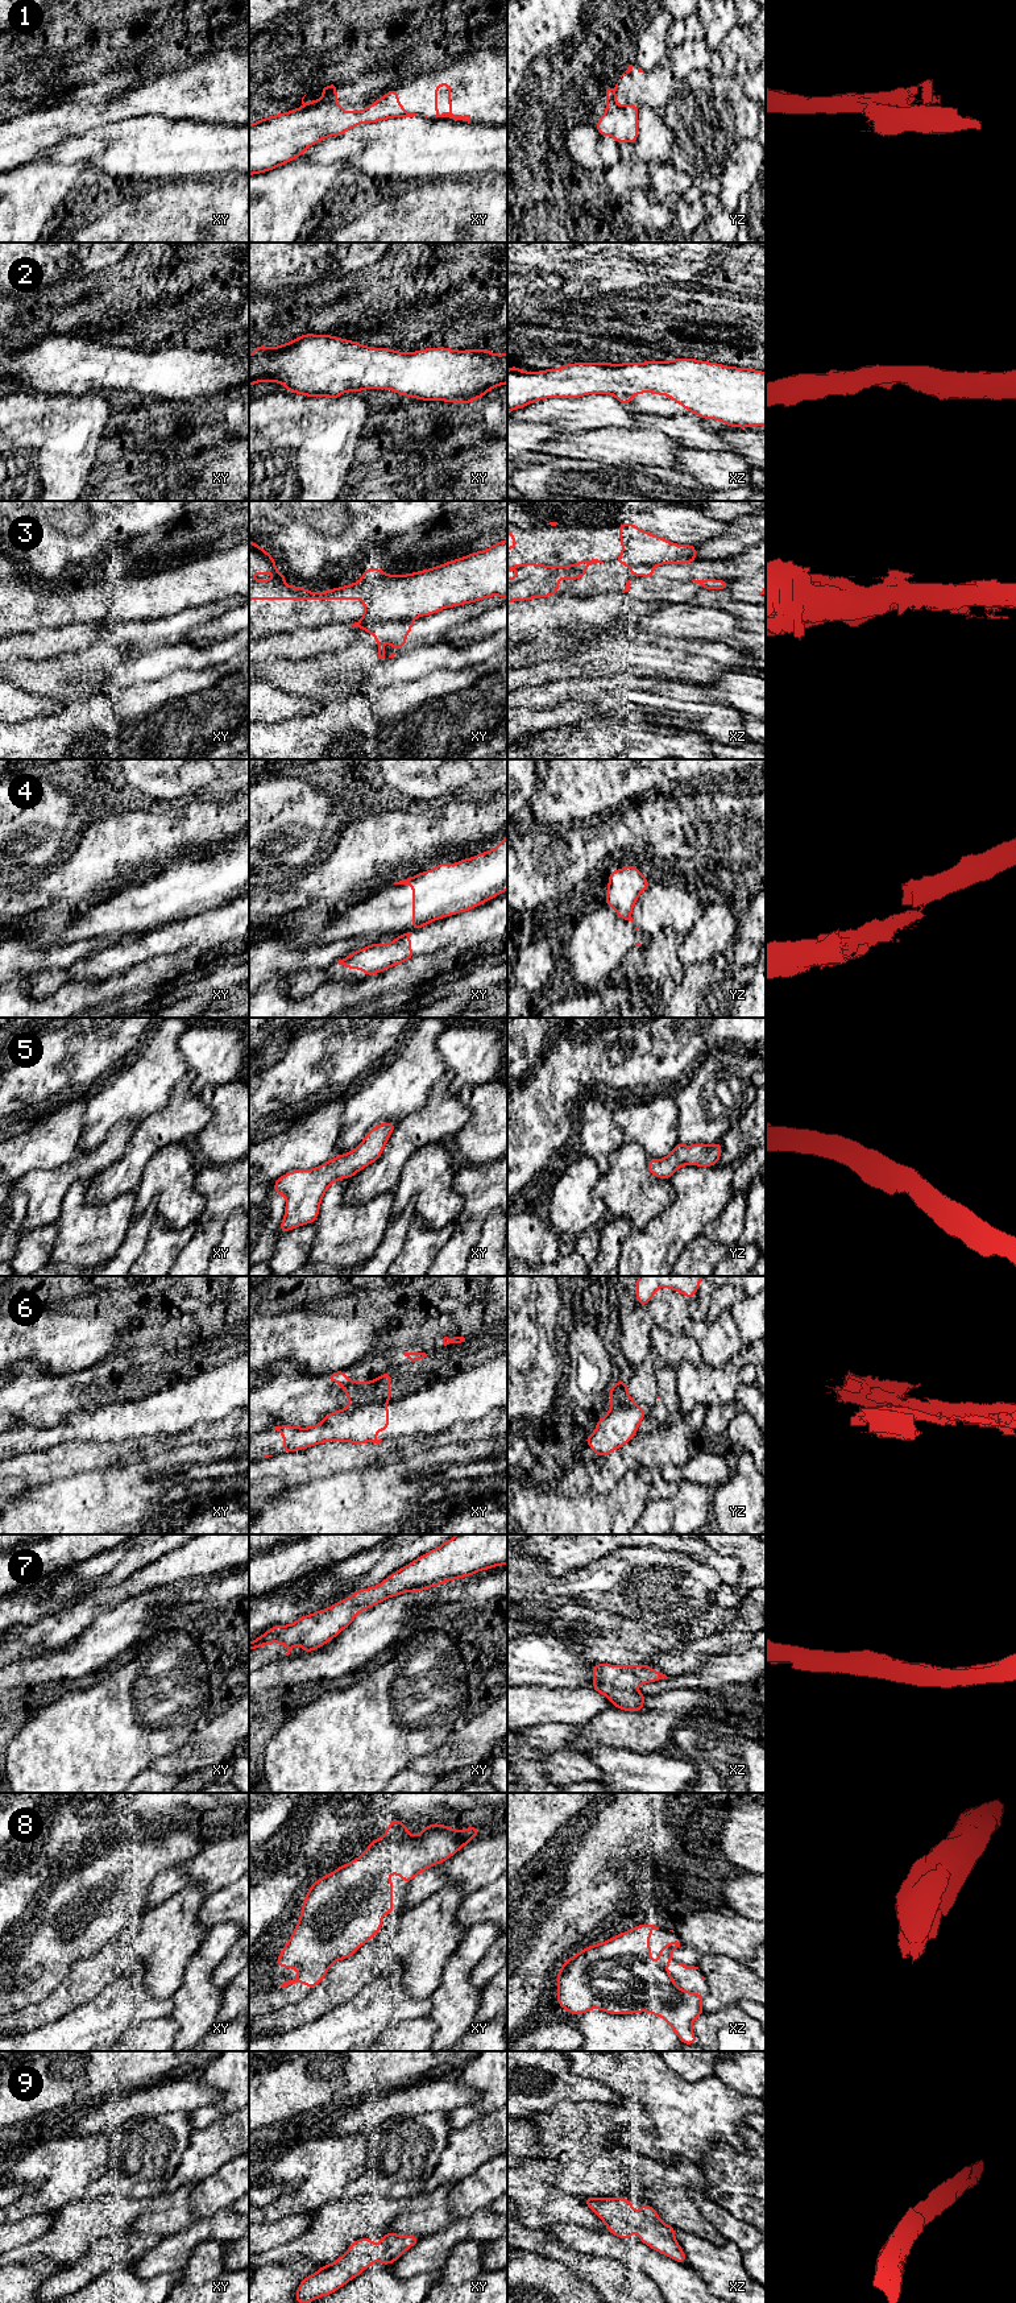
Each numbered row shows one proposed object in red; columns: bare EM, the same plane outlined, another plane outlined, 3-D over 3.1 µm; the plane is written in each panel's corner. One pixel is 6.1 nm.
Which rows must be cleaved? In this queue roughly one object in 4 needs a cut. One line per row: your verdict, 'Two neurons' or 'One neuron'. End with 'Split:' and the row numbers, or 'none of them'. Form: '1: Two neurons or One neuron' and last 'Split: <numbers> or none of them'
1: Two neurons
2: One neuron
3: One neuron
4: Two neurons
5: One neuron
6: Two neurons
7: One neuron
8: One neuron
9: One neuron
Split: 1, 4, 6

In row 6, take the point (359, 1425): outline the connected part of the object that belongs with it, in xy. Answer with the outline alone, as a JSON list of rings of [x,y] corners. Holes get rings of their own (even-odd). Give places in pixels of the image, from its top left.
[[[383,1401],[361,1405],[352,1411],[335,1411],[315,1426],[279,1425],[271,1429],[283,1436],[283,1453],[302,1450],[328,1441],[380,1445],[382,1440],[377,1440],[374,1434],[389,1428],[389,1409],[386,1405],[387,1401]]]

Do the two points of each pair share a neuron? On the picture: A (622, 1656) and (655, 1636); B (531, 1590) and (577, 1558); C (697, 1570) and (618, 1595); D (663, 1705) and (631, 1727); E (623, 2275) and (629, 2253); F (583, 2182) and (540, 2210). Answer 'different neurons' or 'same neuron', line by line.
A: same neuron
B: different neurons
C: same neuron
D: same neuron
E: different neurons
F: different neurons

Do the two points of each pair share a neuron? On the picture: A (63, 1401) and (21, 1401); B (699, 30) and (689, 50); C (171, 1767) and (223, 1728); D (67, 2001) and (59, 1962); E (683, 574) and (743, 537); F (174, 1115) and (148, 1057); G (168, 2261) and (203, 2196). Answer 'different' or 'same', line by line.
A: same
B: same
C: same
D: different
E: different
F: different
G: different

